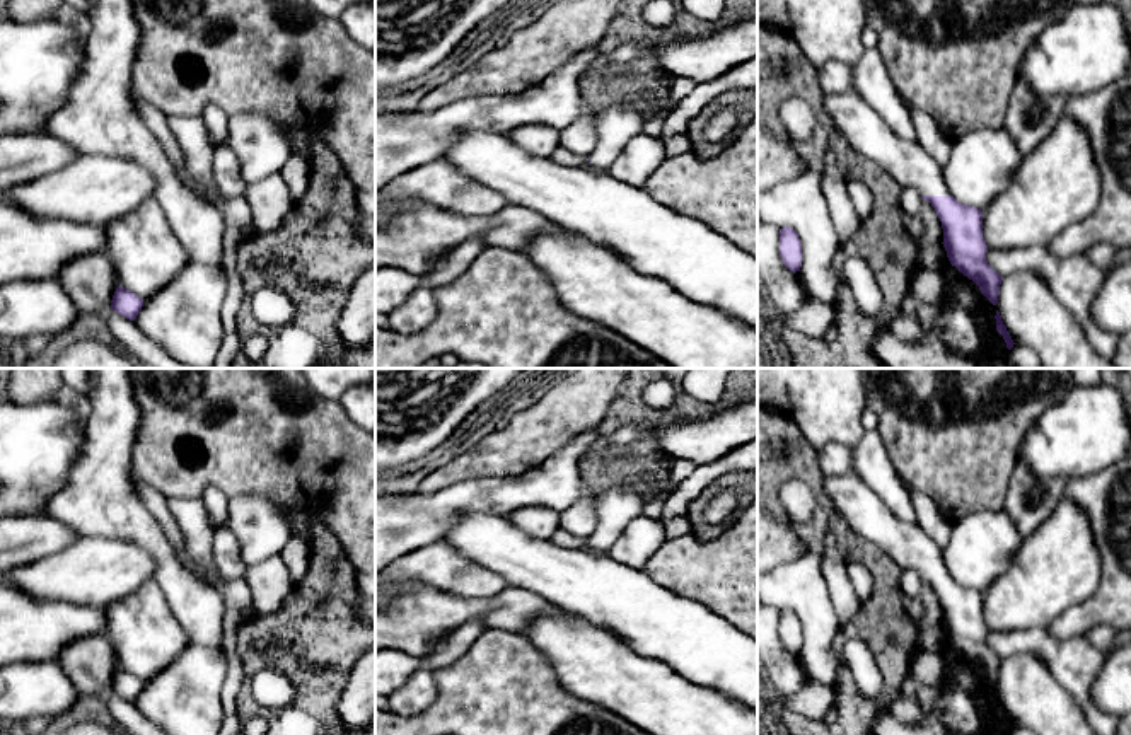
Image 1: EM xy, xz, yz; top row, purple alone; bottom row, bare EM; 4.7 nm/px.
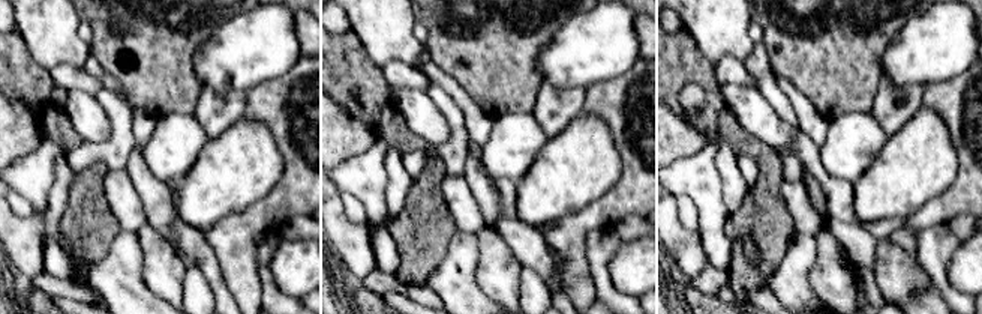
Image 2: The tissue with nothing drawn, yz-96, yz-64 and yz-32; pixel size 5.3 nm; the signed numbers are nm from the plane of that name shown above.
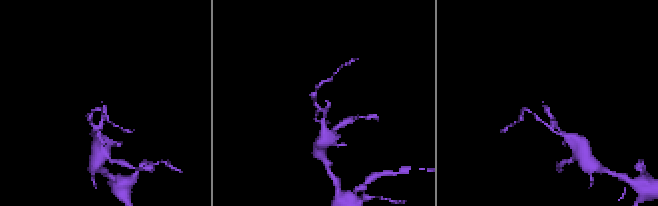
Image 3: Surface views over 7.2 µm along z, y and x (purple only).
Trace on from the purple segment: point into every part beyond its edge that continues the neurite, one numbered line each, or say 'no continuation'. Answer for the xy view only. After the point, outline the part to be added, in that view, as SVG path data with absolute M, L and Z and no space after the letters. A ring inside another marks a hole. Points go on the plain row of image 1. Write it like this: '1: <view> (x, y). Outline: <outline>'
no continuation

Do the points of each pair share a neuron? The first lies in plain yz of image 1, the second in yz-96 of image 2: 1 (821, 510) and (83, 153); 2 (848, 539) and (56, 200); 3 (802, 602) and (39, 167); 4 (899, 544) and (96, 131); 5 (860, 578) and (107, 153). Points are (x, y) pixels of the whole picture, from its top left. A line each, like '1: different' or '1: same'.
1: different
2: different
3: same
4: same
5: same

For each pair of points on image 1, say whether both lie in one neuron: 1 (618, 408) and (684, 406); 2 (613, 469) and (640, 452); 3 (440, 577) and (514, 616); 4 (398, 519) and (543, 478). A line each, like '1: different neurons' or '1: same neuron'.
1: same neuron
2: same neuron
3: different neurons
4: same neuron

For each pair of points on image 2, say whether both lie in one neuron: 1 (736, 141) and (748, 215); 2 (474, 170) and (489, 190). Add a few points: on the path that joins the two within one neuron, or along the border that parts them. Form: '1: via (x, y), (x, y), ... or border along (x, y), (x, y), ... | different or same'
1: via (757, 152), (765, 160), (765, 194) | same
2: via (474, 175), (485, 185) | same

